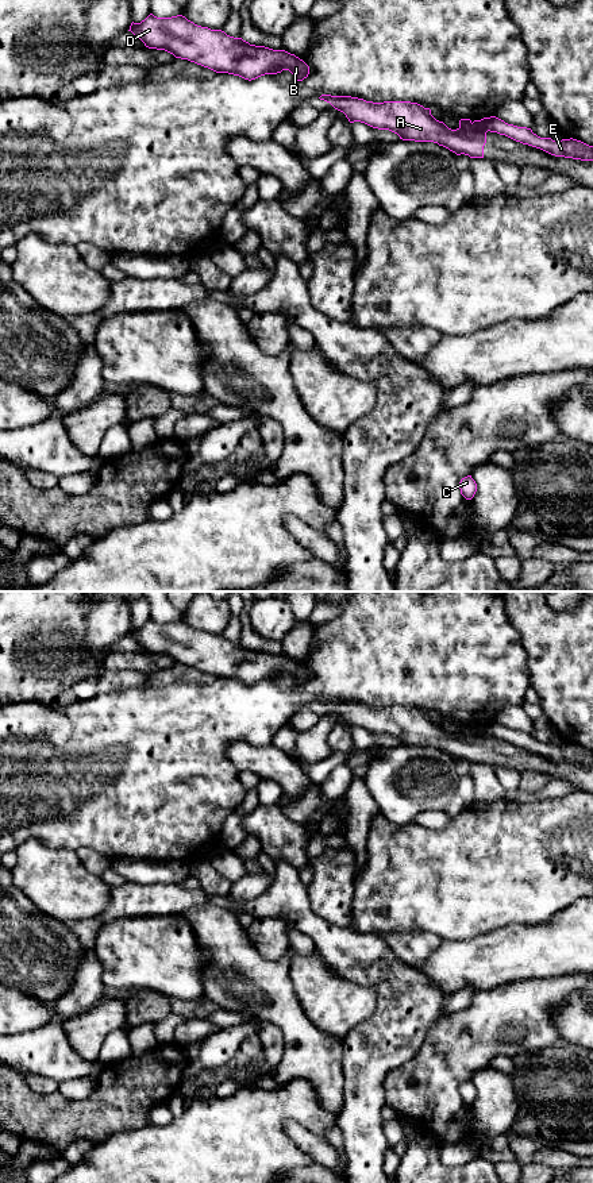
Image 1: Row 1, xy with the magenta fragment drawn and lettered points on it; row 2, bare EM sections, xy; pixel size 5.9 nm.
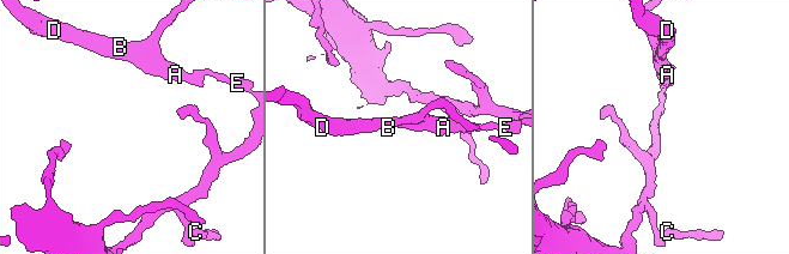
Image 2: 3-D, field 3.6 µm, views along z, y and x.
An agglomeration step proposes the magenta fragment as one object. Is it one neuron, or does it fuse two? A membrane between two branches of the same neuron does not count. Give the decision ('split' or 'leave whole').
split

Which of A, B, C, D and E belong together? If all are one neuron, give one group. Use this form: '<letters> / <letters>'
A B D / C E

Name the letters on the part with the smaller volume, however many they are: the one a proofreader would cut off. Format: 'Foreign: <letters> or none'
Foreign: A, B, D

